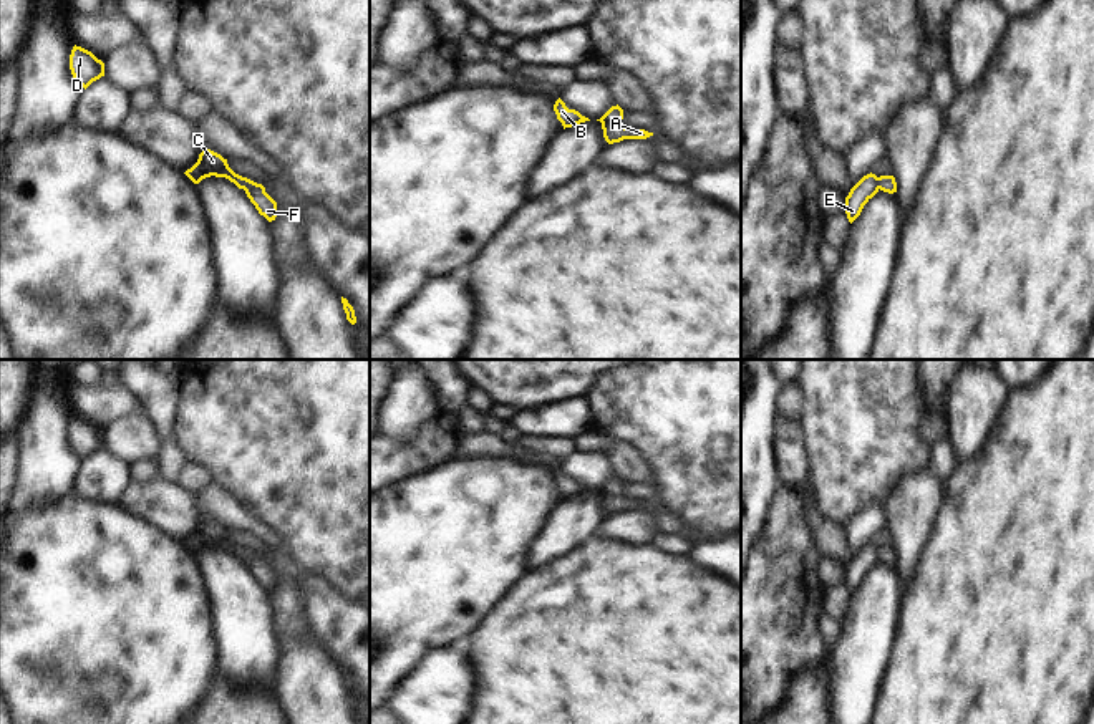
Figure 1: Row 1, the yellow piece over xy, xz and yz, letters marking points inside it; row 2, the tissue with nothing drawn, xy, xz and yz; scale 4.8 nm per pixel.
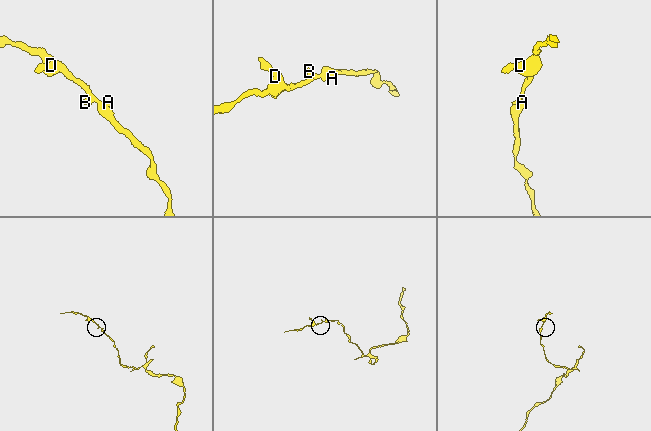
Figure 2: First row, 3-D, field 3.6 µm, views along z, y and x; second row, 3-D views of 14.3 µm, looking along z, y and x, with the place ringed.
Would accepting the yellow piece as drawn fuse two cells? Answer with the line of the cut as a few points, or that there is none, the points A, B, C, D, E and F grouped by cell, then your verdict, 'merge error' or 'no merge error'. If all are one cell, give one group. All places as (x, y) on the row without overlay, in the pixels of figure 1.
no cut; A B C D E F; no merge error

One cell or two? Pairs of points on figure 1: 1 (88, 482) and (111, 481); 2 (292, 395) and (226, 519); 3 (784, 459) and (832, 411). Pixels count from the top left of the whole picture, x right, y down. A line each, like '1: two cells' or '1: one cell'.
1: one cell
2: two cells
3: two cells

